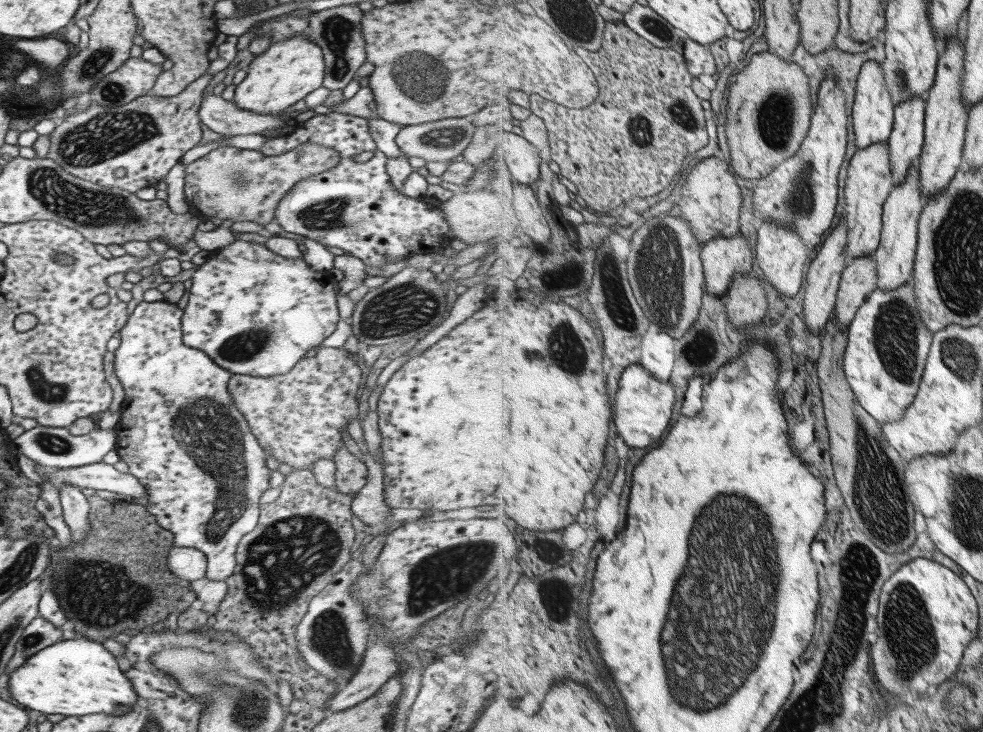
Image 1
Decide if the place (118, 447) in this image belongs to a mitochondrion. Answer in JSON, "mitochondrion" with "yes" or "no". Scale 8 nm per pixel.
{"mitochondrion":"no"}

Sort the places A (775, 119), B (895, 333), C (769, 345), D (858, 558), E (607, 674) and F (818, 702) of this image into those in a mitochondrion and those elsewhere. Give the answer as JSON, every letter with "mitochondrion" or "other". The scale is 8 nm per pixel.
{"A":"mitochondrion","B":"mitochondrion","C":"other","D":"mitochondrion","E":"other","F":"mitochondrion"}

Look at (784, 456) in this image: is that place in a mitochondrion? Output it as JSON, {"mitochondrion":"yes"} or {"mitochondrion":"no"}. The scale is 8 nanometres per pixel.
{"mitochondrion":"no"}

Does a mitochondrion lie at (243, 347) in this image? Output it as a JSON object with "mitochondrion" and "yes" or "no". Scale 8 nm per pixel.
{"mitochondrion":"yes"}

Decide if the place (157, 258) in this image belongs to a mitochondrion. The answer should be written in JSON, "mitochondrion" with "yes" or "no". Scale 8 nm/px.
{"mitochondrion":"no"}

